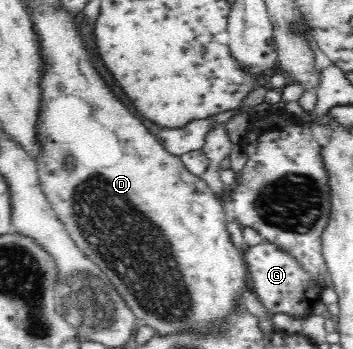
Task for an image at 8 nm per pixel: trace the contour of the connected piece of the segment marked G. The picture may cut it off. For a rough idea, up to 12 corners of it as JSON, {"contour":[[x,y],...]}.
{"contour":[[244,249],[252,291],[272,314],[304,318],[324,287],[292,252]]}

